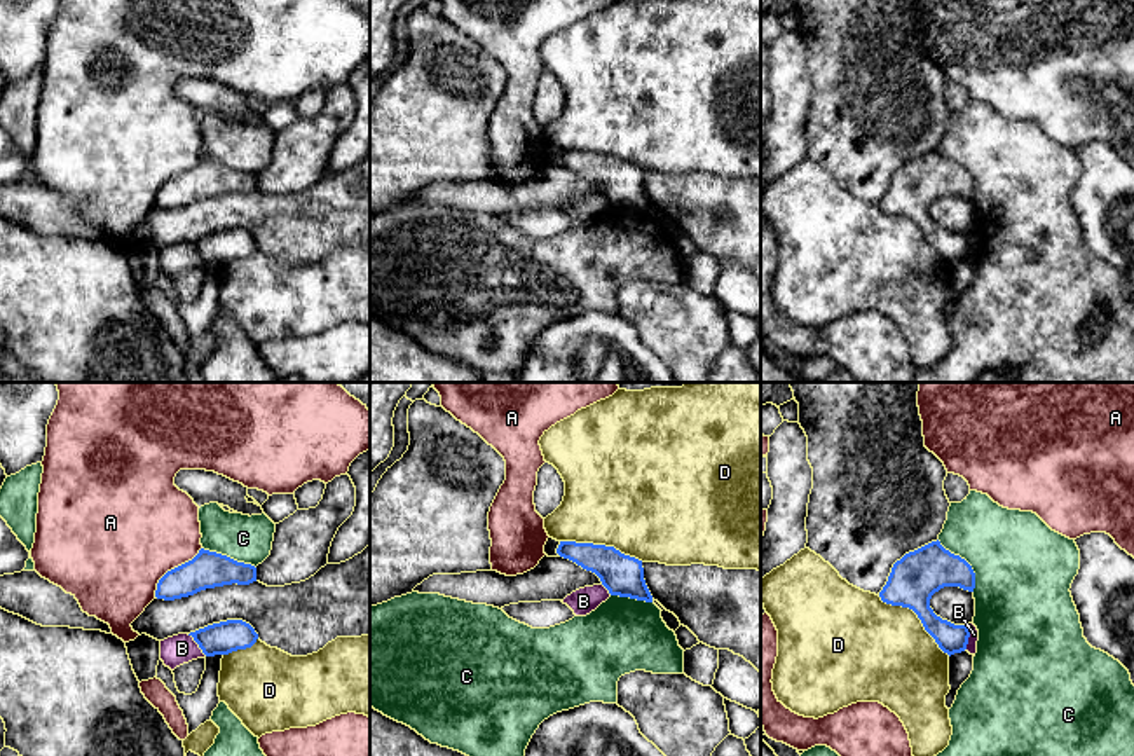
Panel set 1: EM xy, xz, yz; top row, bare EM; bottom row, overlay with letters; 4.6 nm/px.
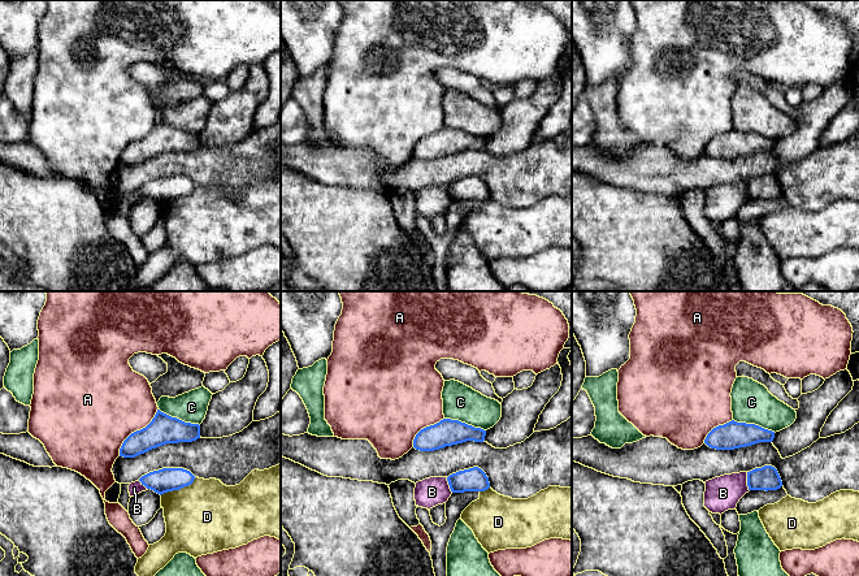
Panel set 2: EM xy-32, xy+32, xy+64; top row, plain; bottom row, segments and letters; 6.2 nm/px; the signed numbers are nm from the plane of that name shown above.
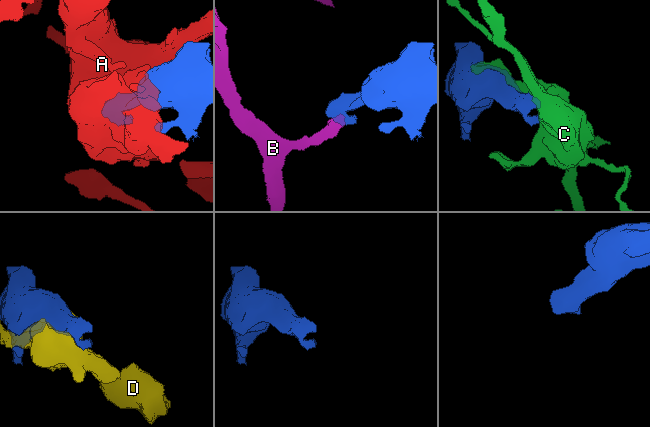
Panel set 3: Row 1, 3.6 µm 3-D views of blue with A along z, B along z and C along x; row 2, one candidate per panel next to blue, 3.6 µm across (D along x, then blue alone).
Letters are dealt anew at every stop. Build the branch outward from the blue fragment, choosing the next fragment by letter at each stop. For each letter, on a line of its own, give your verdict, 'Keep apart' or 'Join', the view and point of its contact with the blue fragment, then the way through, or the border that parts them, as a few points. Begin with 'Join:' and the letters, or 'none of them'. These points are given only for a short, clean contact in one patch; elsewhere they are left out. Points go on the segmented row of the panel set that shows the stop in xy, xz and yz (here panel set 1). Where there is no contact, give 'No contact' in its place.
Join: none of them
A: Keep apart. Touches blue at xy (175, 568)
B: Keep apart. Touches blue at yz (969, 636). Boundary: yz (969, 625), (969, 643), (963, 650)
C: Keep apart. Touches blue at yz (967, 563)
D: Keep apart. Touches blue at yz (918, 617)

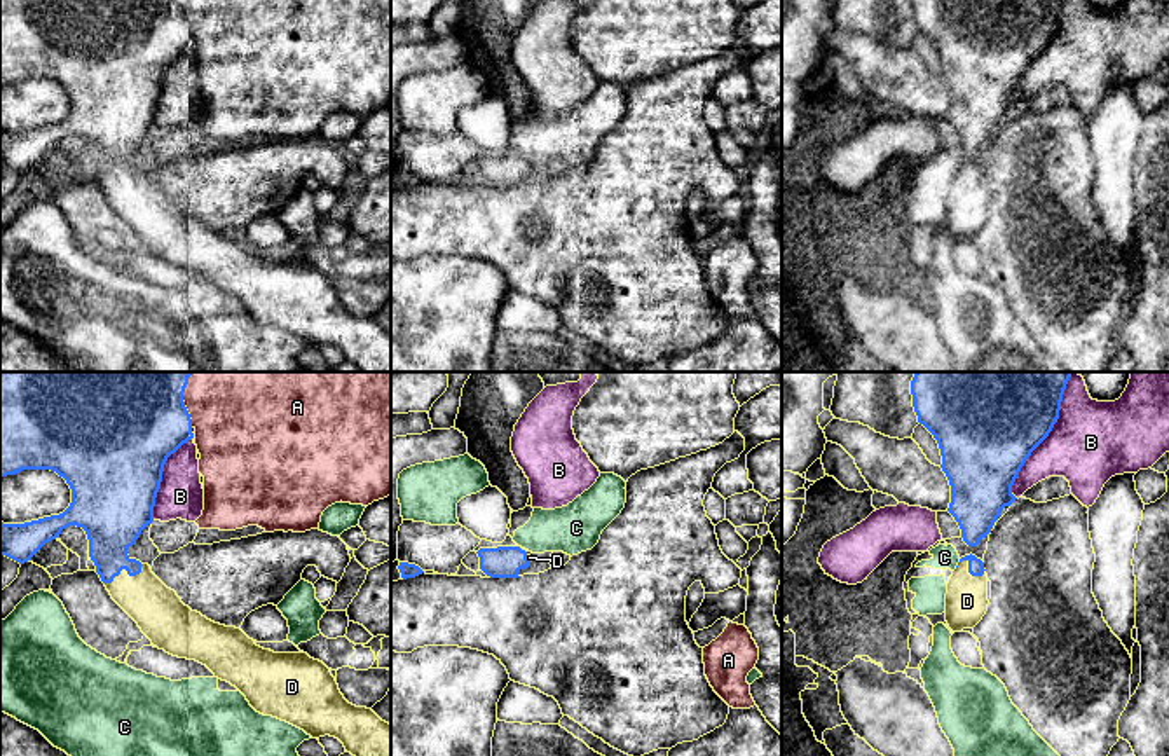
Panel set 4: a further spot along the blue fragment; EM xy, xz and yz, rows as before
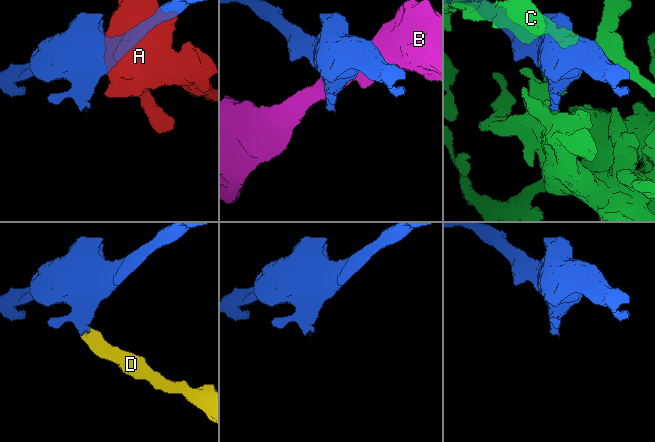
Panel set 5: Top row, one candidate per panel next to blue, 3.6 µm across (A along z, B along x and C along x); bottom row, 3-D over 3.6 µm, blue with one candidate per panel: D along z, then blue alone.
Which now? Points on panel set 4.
Join: D
A: Keep apart. Touches blue at xy (182, 400)
B: Keep apart. Touches blue at yz (1047, 435)
C: Keep apart. Touches blue at yz (958, 564)
D: Join. Touches blue at xy (126, 570). Path across: xy (112, 517), (112, 556), (126, 570), (126, 578), (157, 610)

